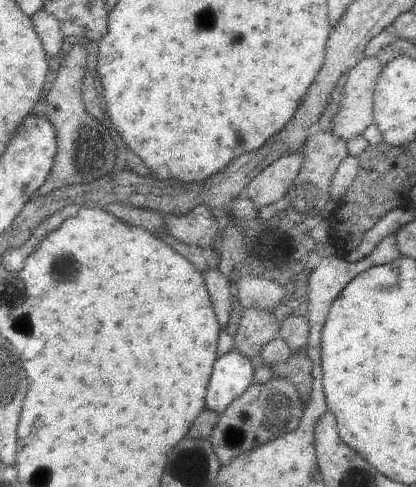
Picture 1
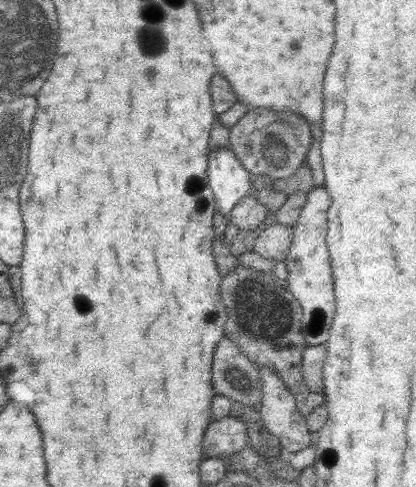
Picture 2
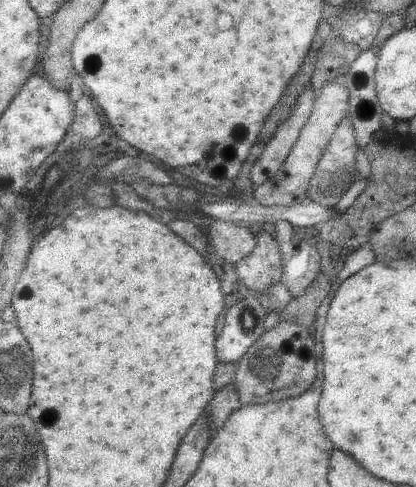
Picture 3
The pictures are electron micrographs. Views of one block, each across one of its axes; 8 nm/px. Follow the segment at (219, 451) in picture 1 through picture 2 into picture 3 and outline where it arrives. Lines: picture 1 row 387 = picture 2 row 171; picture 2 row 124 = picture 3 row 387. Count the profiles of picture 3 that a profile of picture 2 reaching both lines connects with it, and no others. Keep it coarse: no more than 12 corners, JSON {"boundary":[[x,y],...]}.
{"boundary":[[281,322],[237,362],[239,408],[315,380],[313,332]]}

